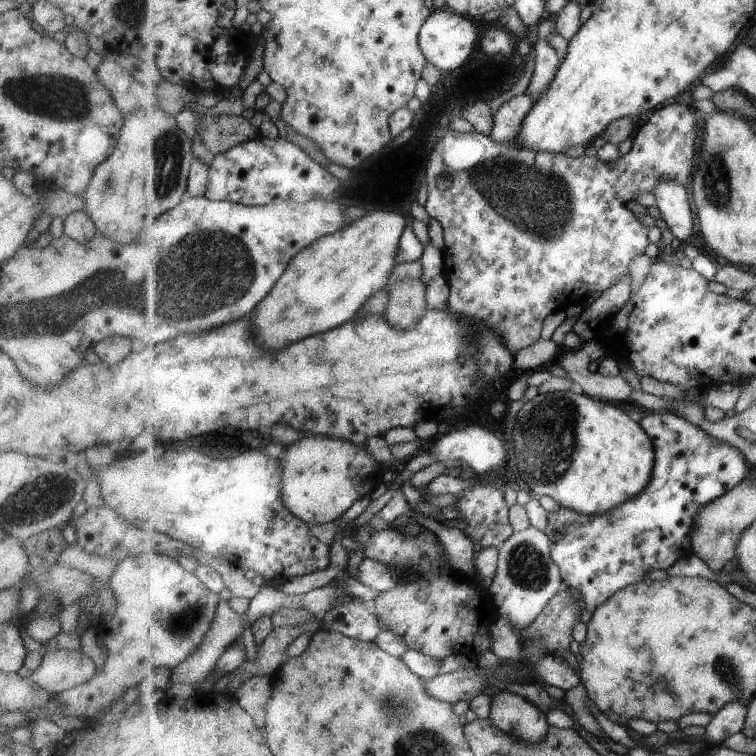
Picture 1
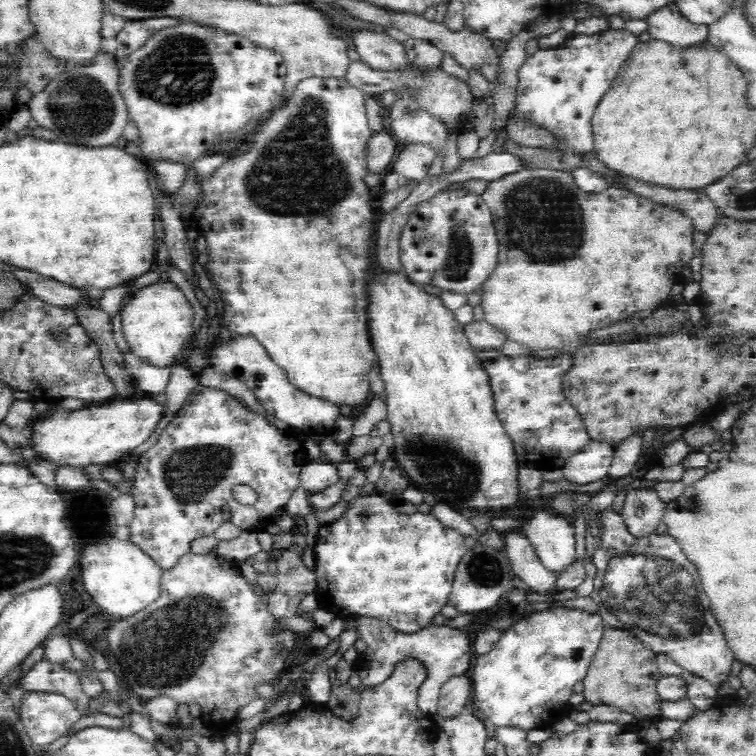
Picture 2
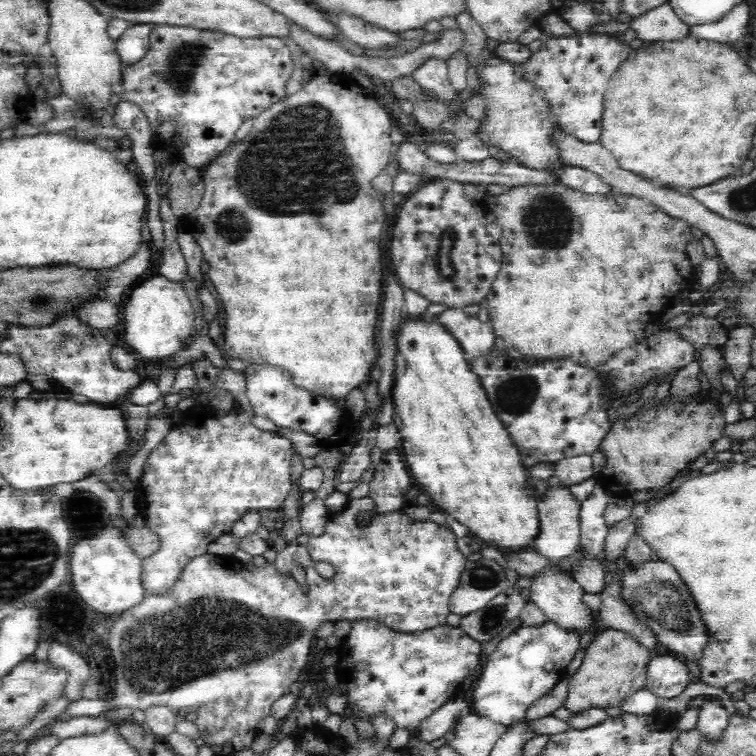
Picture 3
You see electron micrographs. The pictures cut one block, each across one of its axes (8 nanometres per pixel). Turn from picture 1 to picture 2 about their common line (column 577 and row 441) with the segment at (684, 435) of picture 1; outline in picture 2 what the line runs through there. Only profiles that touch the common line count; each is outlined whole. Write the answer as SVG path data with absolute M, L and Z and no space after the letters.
M570 352L541 358L533 355L506 356L485 360L494 410L514 445L517 460L540 468L562 469L568 458L580 452L590 437L578 411L564 396L562 376L572 366Z

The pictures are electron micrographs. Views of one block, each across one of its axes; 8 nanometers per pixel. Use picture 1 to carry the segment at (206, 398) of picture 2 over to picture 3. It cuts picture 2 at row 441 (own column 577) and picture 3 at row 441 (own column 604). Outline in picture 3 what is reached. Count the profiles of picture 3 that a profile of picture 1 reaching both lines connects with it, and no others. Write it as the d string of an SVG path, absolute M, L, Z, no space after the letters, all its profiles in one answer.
M206 410L208 414L208 420L192 420L192 426L188 422L184 422L182 426L176 426L170 428L170 432L164 436L164 439L152 450L147 456L145 465L143 466L143 474L138 481L135 488L137 492L138 510L139 516L143 518L146 527L160 539L160 550L154 552L152 556L143 559L143 572L142 583L145 589L145 593L162 594L165 590L168 590L173 582L180 576L180 572L184 570L184 566L192 560L208 553L208 545L210 545L216 538L220 538L222 534L231 533L235 526L236 520L238 520L243 514L248 511L258 510L279 510L287 499L287 494L290 492L292 486L291 477L291 460L294 454L294 448L292 448L292 441L282 435L270 431L260 430L256 425L252 423L252 417L248 412L230 411L224 414L224 416L216 416L215 411Z

